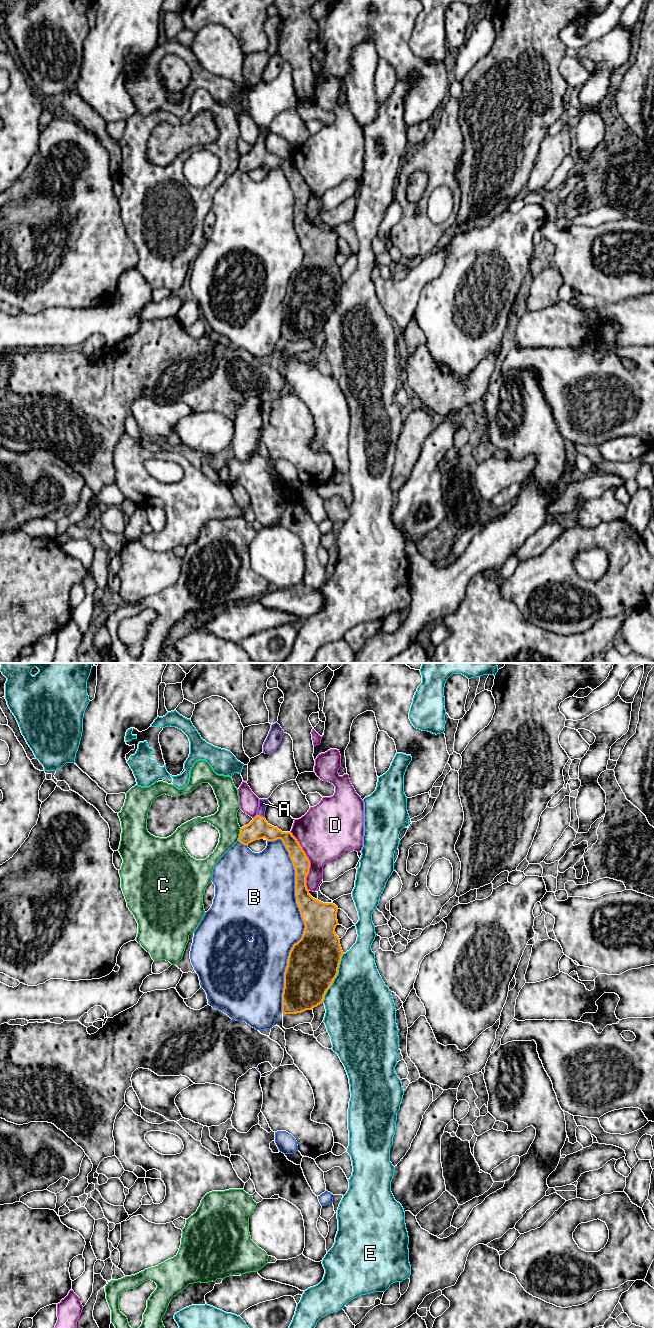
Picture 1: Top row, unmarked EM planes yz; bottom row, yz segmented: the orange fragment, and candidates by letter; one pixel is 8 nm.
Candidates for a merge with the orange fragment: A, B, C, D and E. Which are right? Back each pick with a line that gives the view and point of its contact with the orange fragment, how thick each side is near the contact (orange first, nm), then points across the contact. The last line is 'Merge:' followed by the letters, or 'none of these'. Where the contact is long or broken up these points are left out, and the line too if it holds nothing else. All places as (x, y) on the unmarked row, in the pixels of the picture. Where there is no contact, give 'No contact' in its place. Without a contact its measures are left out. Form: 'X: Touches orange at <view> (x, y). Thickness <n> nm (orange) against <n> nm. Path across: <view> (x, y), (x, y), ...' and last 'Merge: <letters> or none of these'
A: Touches orange at yz (261, 144). Thickness 170 nm (orange) against 70 nm. Path across: yz (258, 156), (261, 144), (263, 131)
Merge: A

